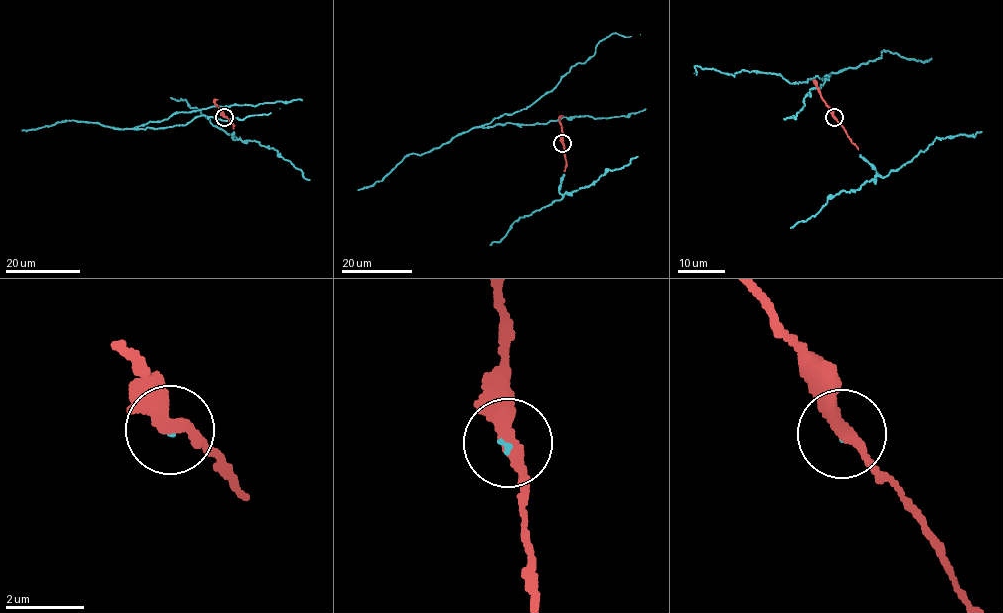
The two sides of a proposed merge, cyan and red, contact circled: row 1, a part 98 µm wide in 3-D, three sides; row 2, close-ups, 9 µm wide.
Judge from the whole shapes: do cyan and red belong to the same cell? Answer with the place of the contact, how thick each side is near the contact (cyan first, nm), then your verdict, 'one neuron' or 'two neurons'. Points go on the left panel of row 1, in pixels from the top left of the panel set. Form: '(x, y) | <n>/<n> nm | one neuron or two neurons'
(224, 117) | 70/320 nm | one neuron

